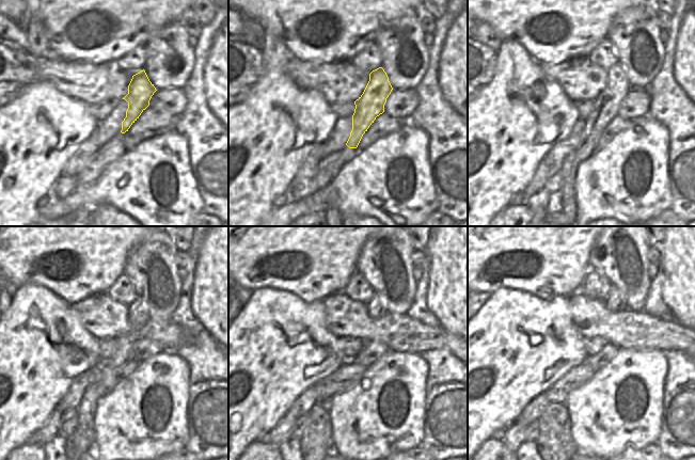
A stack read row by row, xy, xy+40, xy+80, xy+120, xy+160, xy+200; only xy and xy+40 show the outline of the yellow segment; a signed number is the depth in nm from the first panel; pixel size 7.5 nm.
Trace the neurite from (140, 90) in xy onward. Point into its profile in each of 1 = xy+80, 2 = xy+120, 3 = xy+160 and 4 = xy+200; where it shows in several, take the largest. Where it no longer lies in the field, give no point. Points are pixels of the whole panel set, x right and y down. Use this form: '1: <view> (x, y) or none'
1: xy+80 (605, 106)
2: xy+120 (138, 315)
3: xy+160 (376, 307)
4: xy+200 (616, 301)

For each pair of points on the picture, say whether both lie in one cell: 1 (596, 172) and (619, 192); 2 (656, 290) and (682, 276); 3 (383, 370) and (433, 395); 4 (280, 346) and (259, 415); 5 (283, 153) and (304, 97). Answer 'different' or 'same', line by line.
1: same
2: different
3: different
4: same
5: same

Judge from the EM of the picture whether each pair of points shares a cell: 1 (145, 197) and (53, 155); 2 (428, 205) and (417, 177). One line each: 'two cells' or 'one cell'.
1: two cells
2: one cell

